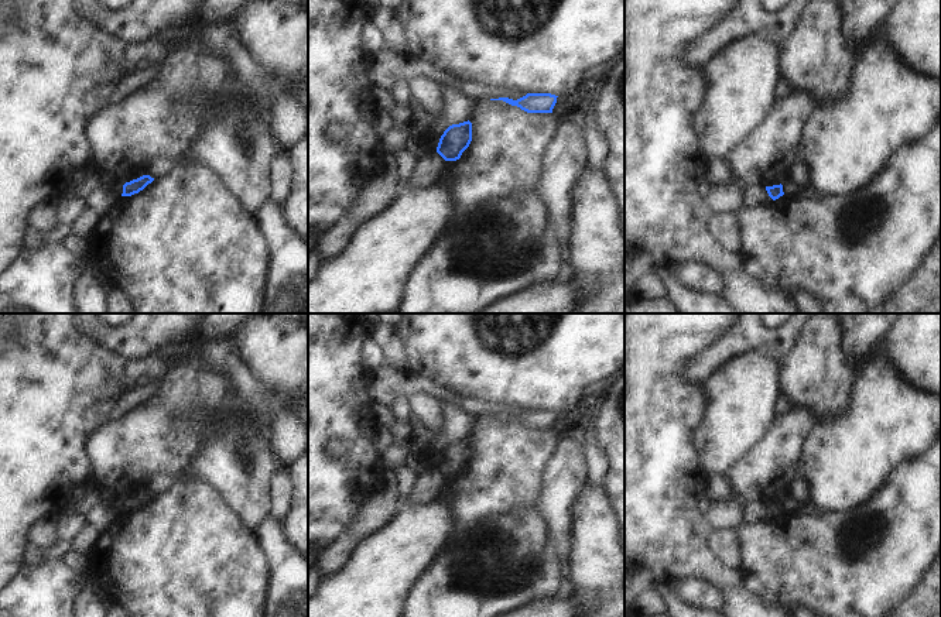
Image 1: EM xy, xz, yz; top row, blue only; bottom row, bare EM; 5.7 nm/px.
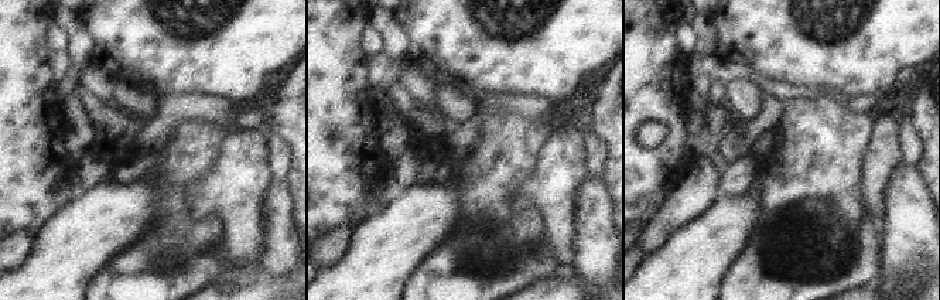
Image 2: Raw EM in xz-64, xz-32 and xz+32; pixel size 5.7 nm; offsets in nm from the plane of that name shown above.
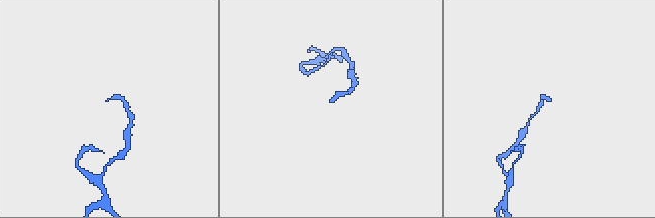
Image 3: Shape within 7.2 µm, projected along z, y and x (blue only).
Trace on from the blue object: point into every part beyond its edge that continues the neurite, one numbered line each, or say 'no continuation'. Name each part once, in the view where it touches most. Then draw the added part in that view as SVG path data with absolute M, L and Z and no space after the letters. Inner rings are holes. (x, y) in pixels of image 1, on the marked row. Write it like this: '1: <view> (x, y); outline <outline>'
no continuation

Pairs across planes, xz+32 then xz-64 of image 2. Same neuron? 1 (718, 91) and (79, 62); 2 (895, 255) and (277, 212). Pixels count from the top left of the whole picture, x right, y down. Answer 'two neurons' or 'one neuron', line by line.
1: two neurons
2: one neuron

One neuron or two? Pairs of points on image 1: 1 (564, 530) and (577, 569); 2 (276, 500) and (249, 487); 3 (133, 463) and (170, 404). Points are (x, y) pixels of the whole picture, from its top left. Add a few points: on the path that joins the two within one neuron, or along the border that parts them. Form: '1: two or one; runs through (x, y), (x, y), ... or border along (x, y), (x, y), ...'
1: two; border along (572, 516), (572, 544), (564, 565)
2: two; border along (281, 466), (270, 479), (270, 510), (266, 516)
3: one; runs through (139, 449), (161, 427), (164, 418)

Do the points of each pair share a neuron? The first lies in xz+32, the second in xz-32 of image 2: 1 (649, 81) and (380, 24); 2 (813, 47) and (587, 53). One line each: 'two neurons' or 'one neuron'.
1: two neurons
2: one neuron

